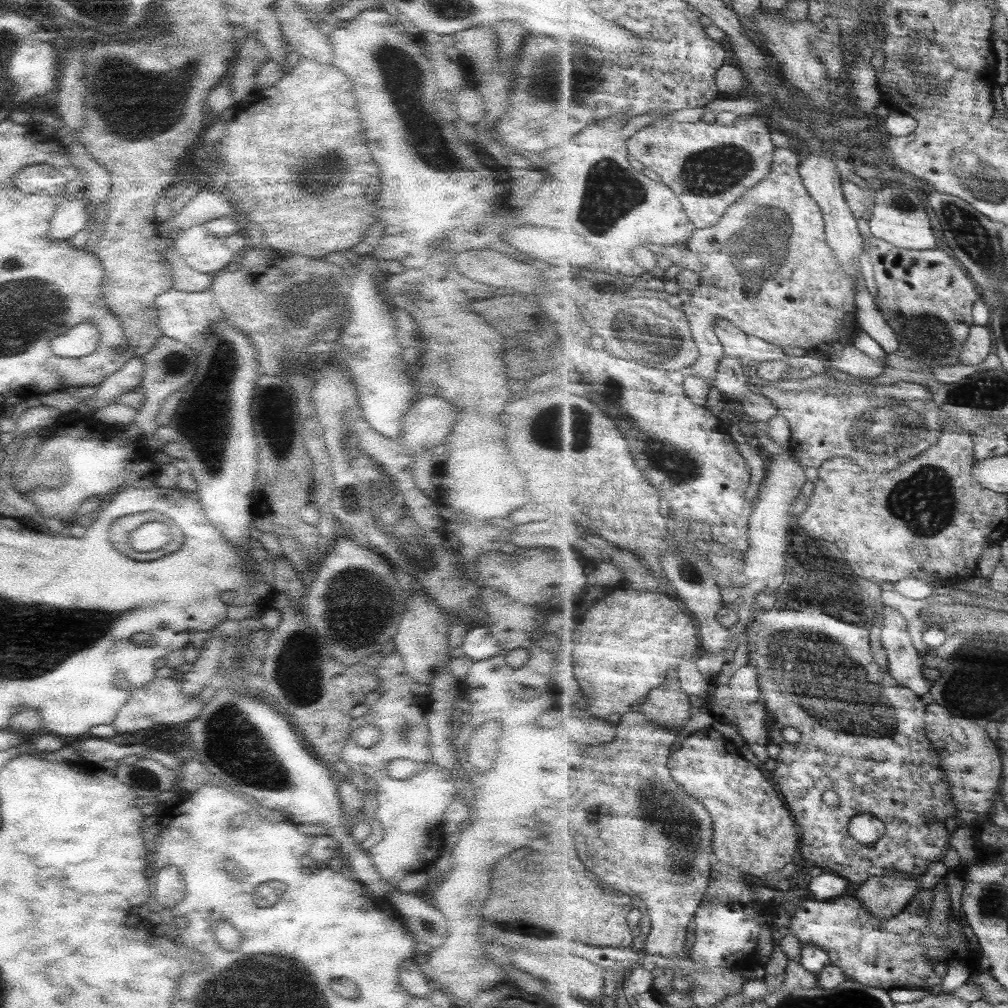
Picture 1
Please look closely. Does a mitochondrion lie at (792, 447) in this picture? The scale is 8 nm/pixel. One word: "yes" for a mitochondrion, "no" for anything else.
no

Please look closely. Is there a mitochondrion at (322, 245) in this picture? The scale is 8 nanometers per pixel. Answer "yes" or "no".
no

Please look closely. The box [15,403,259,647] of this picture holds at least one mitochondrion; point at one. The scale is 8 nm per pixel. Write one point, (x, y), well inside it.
(207, 447)

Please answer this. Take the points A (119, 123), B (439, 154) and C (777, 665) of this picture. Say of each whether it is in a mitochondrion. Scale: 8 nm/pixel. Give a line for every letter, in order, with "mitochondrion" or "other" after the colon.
A: mitochondrion
B: mitochondrion
C: mitochondrion

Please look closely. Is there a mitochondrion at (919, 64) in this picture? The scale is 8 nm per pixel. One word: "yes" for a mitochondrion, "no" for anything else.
yes

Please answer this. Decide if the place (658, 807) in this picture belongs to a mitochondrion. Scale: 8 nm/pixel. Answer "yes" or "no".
yes

